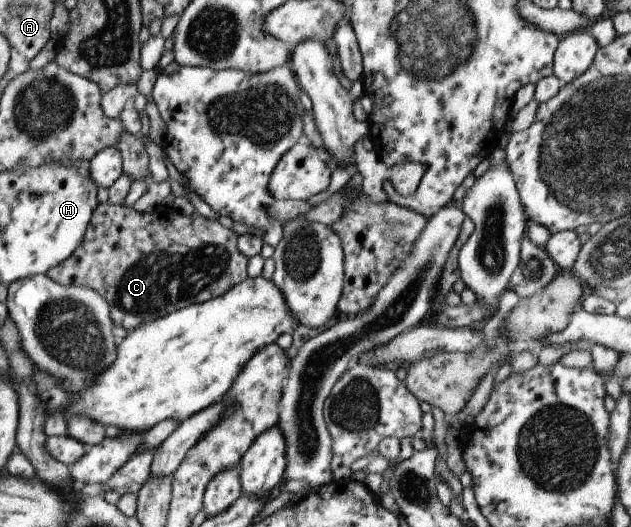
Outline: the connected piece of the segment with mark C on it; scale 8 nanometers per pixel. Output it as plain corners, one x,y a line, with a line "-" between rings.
98,204
81,245
46,274
64,286
95,289
109,303
114,326
123,327
129,332
188,305
223,295
234,285
245,281
248,278
248,258
237,249
237,238
237,233
232,229
197,213
186,216
175,209
167,214
157,211
145,213
125,204

